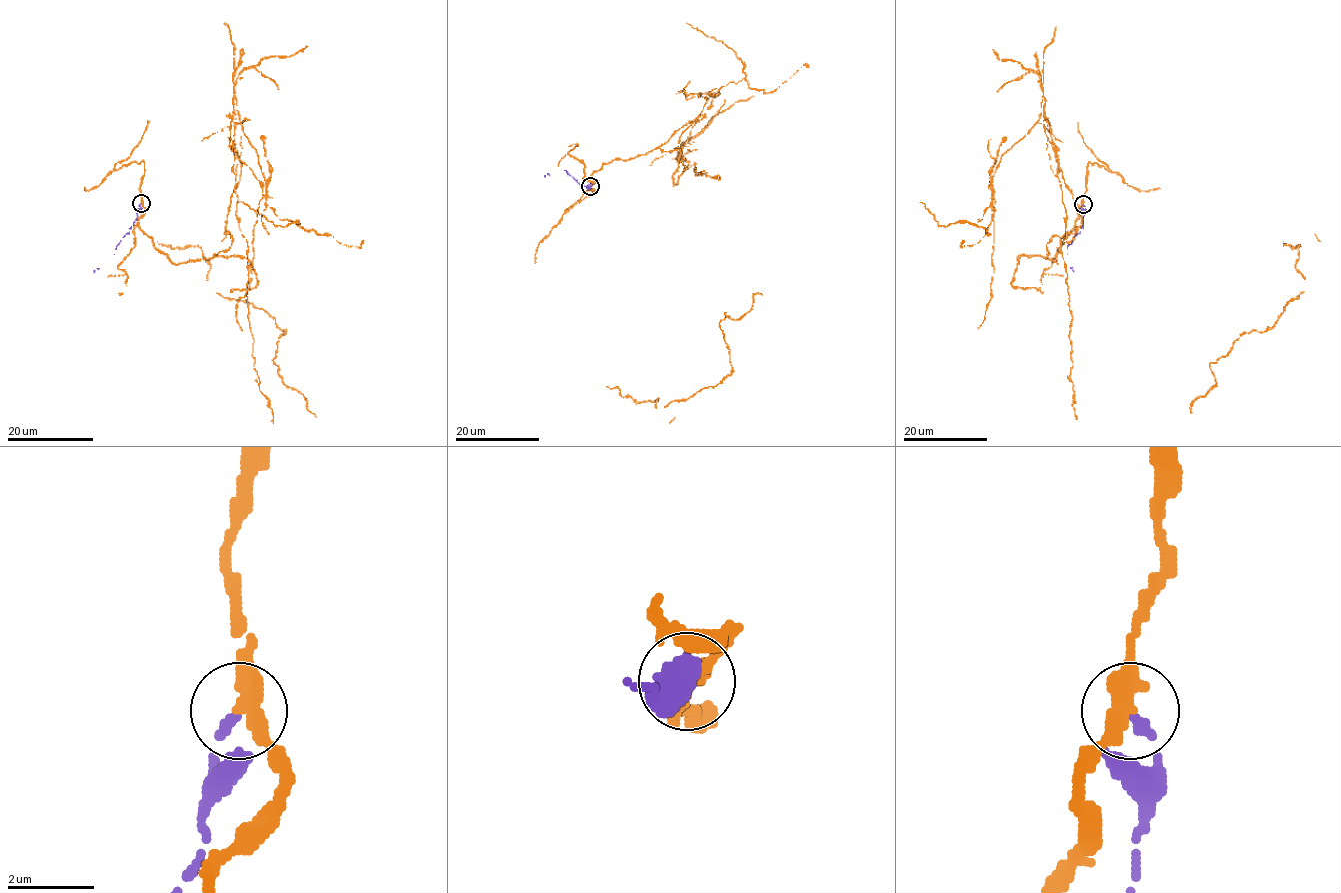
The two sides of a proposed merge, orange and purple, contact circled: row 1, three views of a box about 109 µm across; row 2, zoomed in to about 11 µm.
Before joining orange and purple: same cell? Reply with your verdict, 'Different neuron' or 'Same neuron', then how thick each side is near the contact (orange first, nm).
Different neuron. Thickness 380 nm (orange) against 280 nm

